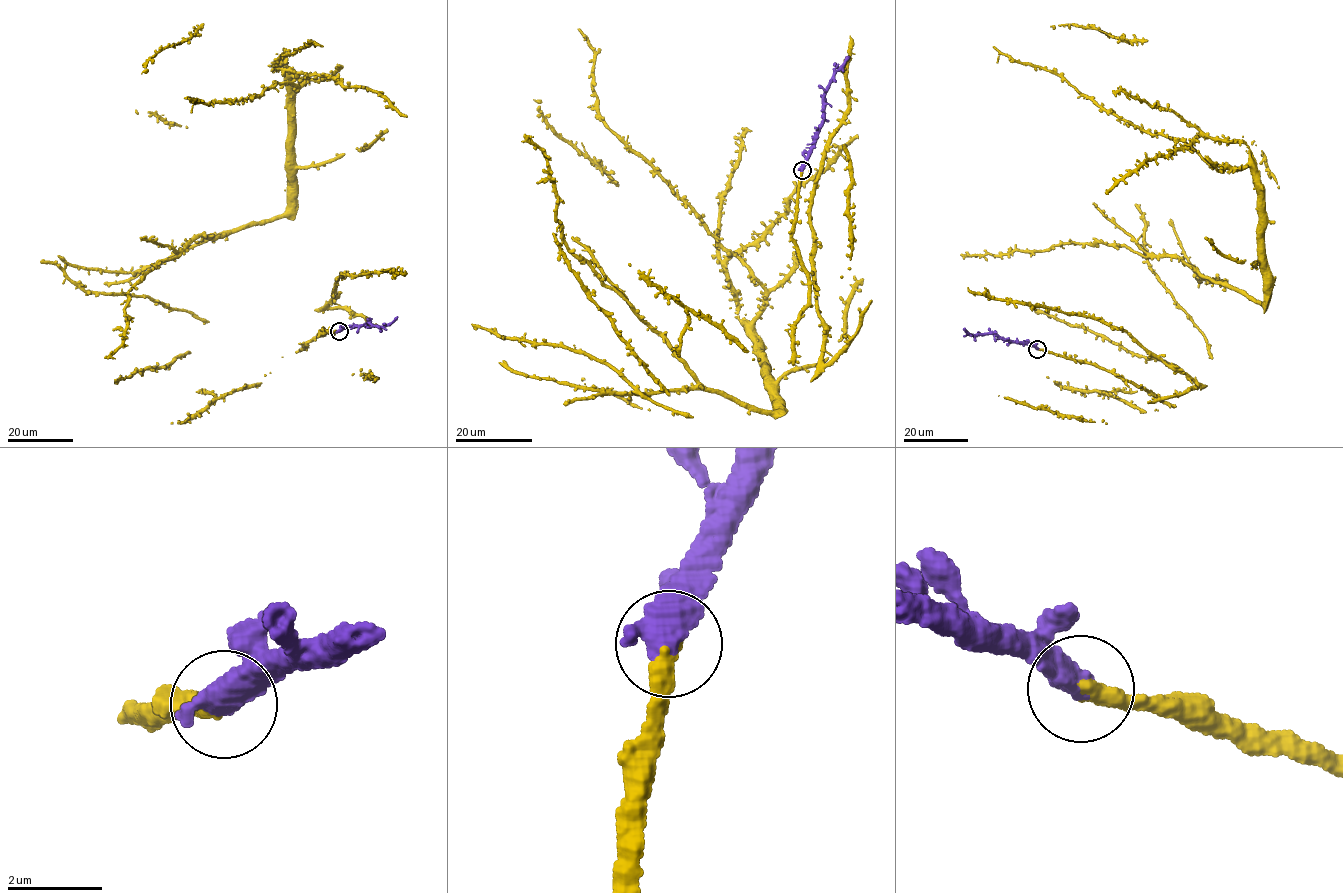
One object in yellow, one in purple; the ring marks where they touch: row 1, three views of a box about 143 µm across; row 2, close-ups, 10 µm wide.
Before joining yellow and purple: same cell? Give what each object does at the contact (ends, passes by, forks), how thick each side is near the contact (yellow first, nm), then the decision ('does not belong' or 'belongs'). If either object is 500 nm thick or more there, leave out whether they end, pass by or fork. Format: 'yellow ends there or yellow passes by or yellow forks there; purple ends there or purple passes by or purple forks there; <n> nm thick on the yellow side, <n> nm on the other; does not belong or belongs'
yellow ends there; purple passes by; 380 nm thick on the yellow side, 460 nm on the other; belongs

